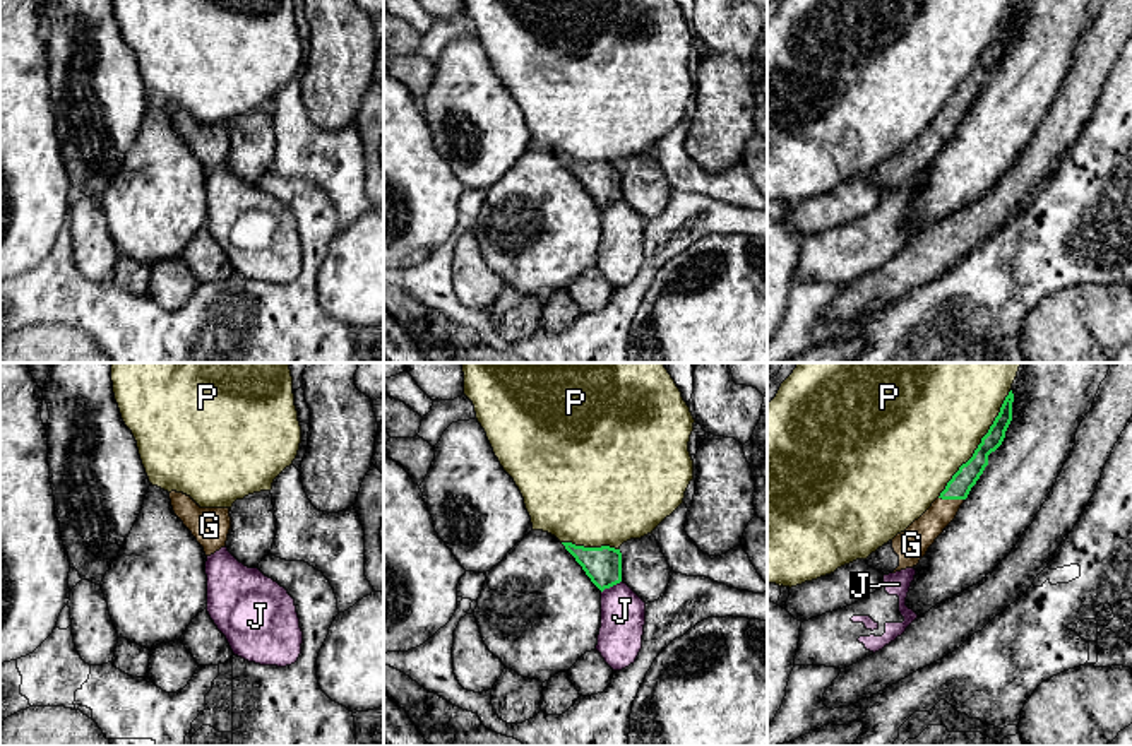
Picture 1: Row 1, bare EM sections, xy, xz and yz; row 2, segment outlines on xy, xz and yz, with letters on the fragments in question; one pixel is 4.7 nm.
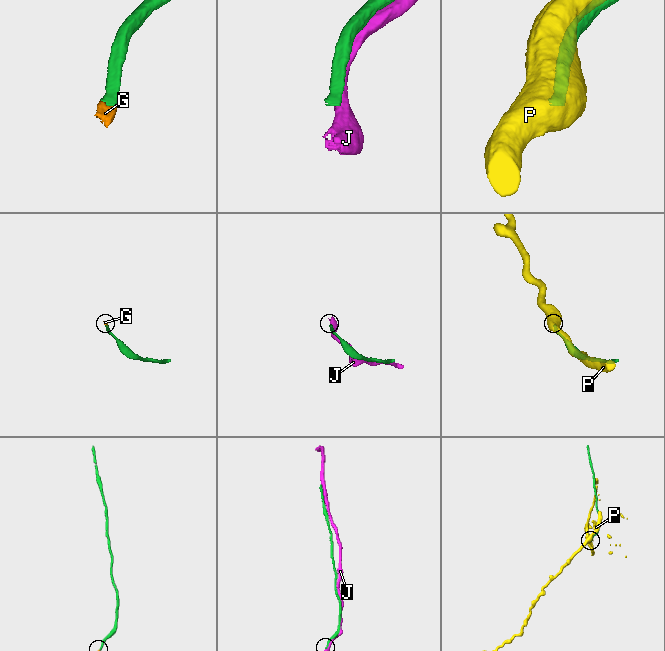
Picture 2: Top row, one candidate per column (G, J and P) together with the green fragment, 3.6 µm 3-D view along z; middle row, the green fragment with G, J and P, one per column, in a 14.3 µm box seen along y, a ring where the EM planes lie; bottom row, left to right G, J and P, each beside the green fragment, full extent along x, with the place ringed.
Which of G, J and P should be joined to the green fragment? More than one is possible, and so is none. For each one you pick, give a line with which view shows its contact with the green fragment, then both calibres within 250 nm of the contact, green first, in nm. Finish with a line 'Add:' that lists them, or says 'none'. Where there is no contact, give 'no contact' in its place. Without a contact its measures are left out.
G: meets green in yz; 110 nm thick on the green side, 140 nm on the other
Add: G

